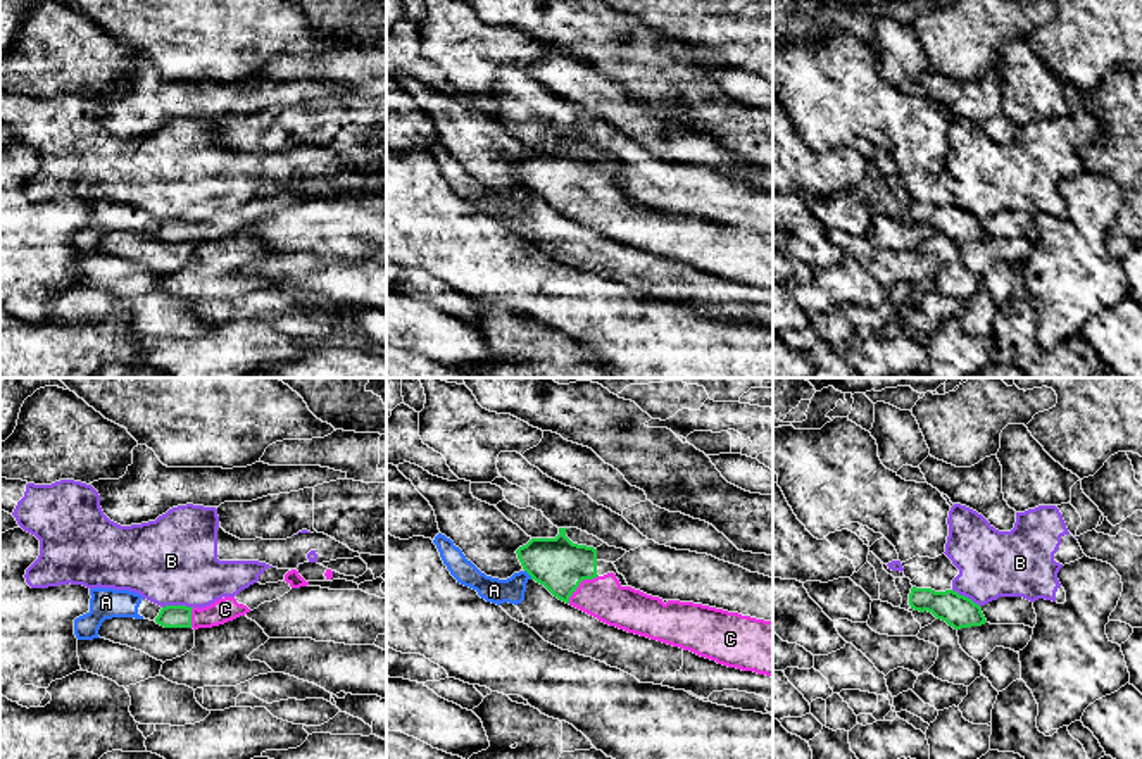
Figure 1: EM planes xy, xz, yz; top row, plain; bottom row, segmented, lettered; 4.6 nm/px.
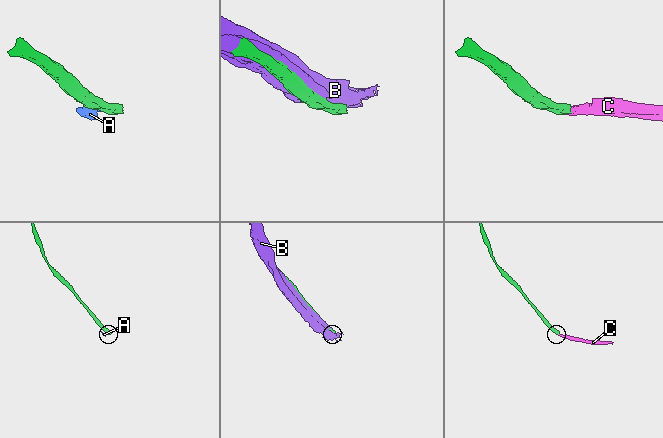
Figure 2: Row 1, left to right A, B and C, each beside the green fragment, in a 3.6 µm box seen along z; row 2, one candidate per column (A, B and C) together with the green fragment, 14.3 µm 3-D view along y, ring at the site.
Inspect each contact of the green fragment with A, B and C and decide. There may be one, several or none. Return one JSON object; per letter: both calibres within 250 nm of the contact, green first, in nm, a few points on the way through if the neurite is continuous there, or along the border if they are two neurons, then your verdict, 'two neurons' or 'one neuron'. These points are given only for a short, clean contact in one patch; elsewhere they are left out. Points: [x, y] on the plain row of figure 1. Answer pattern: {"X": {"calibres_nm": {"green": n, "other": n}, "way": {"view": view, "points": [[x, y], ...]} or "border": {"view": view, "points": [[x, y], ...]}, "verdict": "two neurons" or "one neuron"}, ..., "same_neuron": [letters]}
{"A": {"calibres_nm": {"green": 240, "other": 120}, "border": {"view": "xz", "points": [[525, 183], [532, 192]]}, "verdict": "two neurons"}, "B": {"calibres_nm": {"green": 110, "other": 420}, "verdict": "two neurons"}, "C": {"calibres_nm": {"green": 240, "other": 200}, "way": {"view": "xz", "points": [[559, 178], [578, 199], [602, 211]]}, "verdict": "one neuron"}, "same_neuron": ["C"]}

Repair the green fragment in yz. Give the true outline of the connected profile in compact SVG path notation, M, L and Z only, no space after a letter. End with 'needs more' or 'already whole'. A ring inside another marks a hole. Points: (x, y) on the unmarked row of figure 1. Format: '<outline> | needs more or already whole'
M911 202L909 219L919 226L932 226L954 243L982 240L987 236L982 221L954 204Z | already whole

